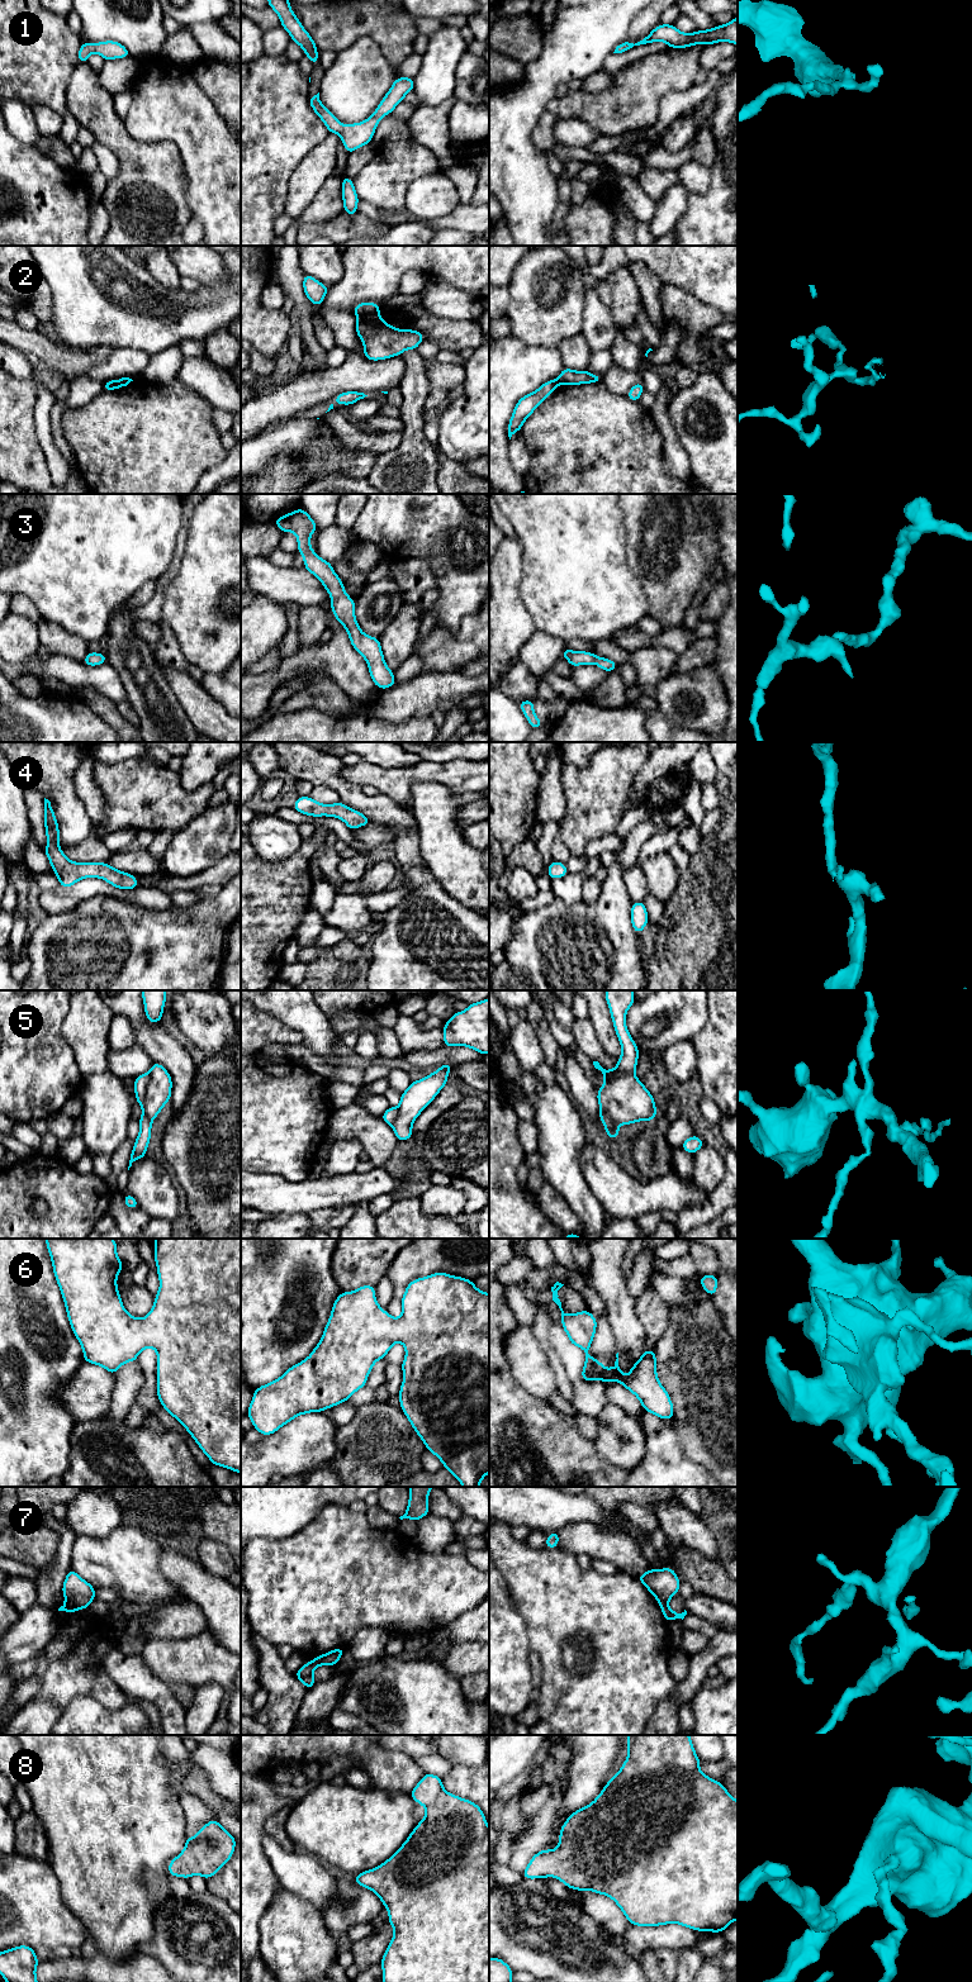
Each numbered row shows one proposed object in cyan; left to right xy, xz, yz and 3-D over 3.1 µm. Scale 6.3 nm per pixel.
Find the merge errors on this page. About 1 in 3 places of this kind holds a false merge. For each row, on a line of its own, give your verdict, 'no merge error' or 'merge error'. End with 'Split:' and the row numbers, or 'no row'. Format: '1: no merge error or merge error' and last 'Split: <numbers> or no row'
1: no merge error
2: merge error
3: no merge error
4: no merge error
5: no merge error
6: no merge error
7: merge error
8: no merge error
Split: 2, 7

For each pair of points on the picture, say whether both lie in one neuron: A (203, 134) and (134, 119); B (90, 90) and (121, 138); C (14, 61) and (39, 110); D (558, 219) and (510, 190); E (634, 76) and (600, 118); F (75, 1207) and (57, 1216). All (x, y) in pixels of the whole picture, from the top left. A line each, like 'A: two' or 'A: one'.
A: one
B: one
C: two
D: two
E: one
F: one

